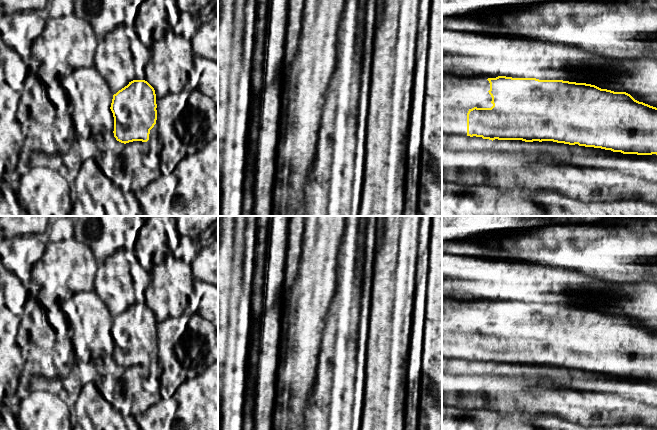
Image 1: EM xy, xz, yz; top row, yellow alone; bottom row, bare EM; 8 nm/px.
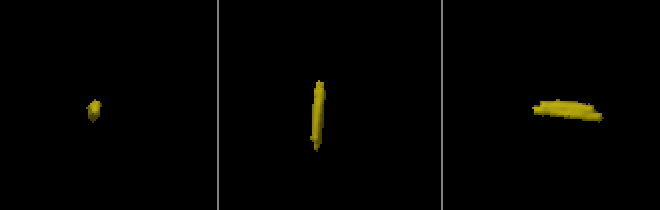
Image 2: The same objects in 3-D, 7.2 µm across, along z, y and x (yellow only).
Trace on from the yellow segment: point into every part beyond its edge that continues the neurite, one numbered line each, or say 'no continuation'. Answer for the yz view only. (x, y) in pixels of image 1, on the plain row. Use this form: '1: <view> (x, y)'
1: yz (460, 317)

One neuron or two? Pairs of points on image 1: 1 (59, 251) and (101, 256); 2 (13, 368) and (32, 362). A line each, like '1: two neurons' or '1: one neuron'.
1: two neurons
2: two neurons

